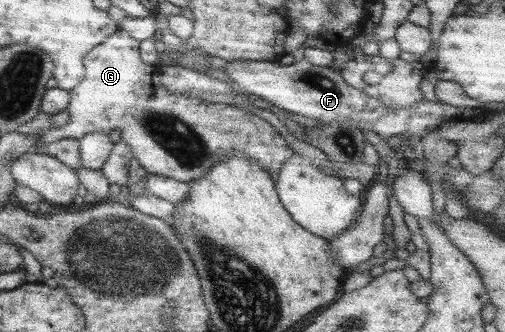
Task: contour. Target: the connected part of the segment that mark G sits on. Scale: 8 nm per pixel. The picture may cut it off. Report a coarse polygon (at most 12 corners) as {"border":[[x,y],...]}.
{"border":[[118,29],[29,150],[118,130],[149,175],[198,180],[293,150],[242,108],[172,95]]}

